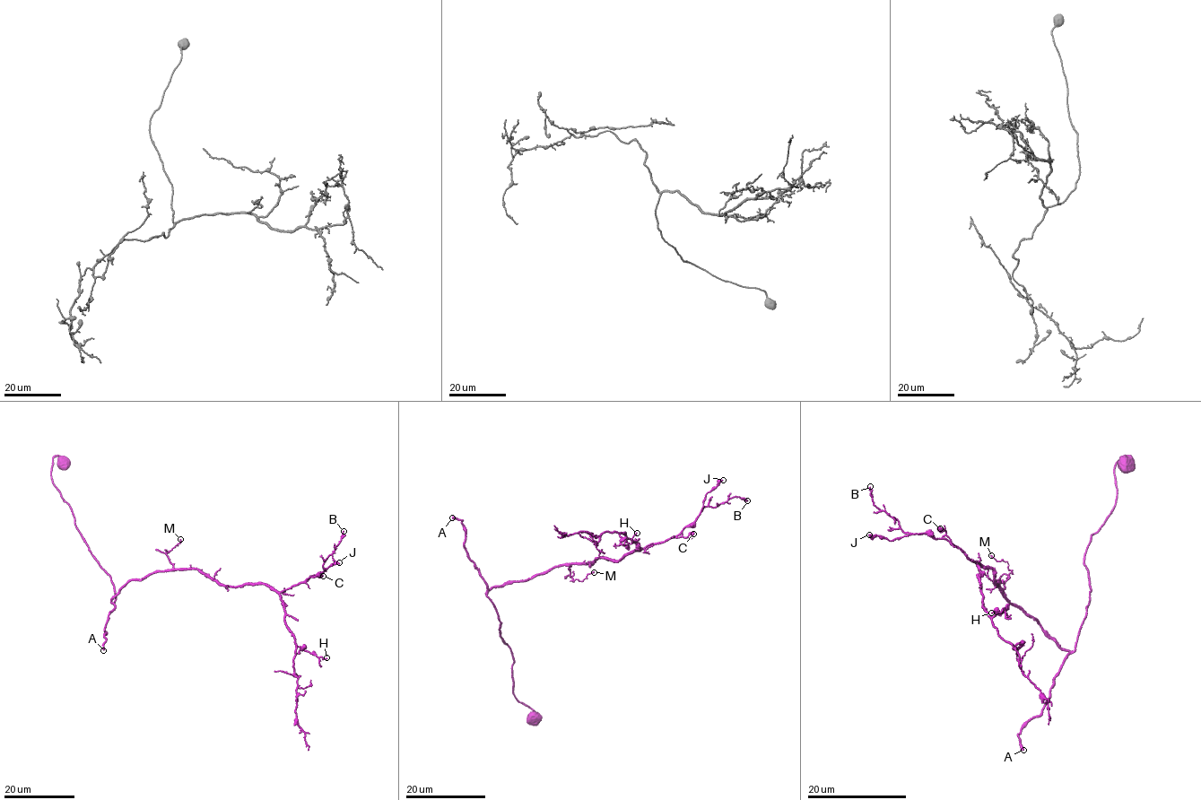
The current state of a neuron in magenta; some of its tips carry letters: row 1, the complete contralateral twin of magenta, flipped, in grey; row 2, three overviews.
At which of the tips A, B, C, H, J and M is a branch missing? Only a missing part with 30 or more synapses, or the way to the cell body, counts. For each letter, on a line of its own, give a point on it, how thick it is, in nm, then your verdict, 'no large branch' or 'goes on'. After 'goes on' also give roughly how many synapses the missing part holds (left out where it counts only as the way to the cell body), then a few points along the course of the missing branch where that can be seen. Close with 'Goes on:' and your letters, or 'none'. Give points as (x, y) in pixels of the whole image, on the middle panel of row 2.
A: (452, 517) | 420 nm | goes on | 170 syn
B: (747, 500) | 110 nm | no large branch
C: (693, 534) | 340 nm | no large branch
H: (637, 533) | 120 nm | no large branch
J: (723, 480) | 320 nm | no large branch
M: (594, 572) | 110 nm | no large branch
Goes on: A

